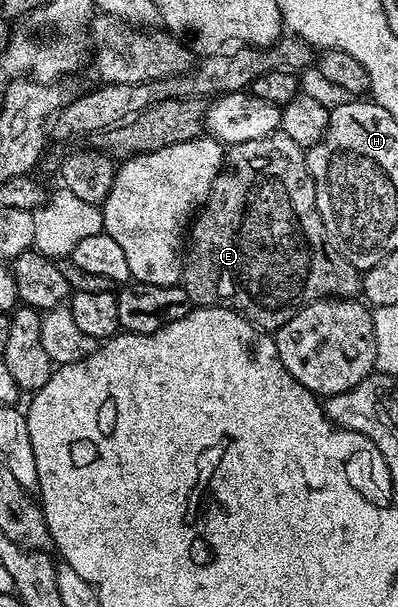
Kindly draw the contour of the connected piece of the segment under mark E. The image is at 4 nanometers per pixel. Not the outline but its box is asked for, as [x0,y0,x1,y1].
[181,130,337,330]

